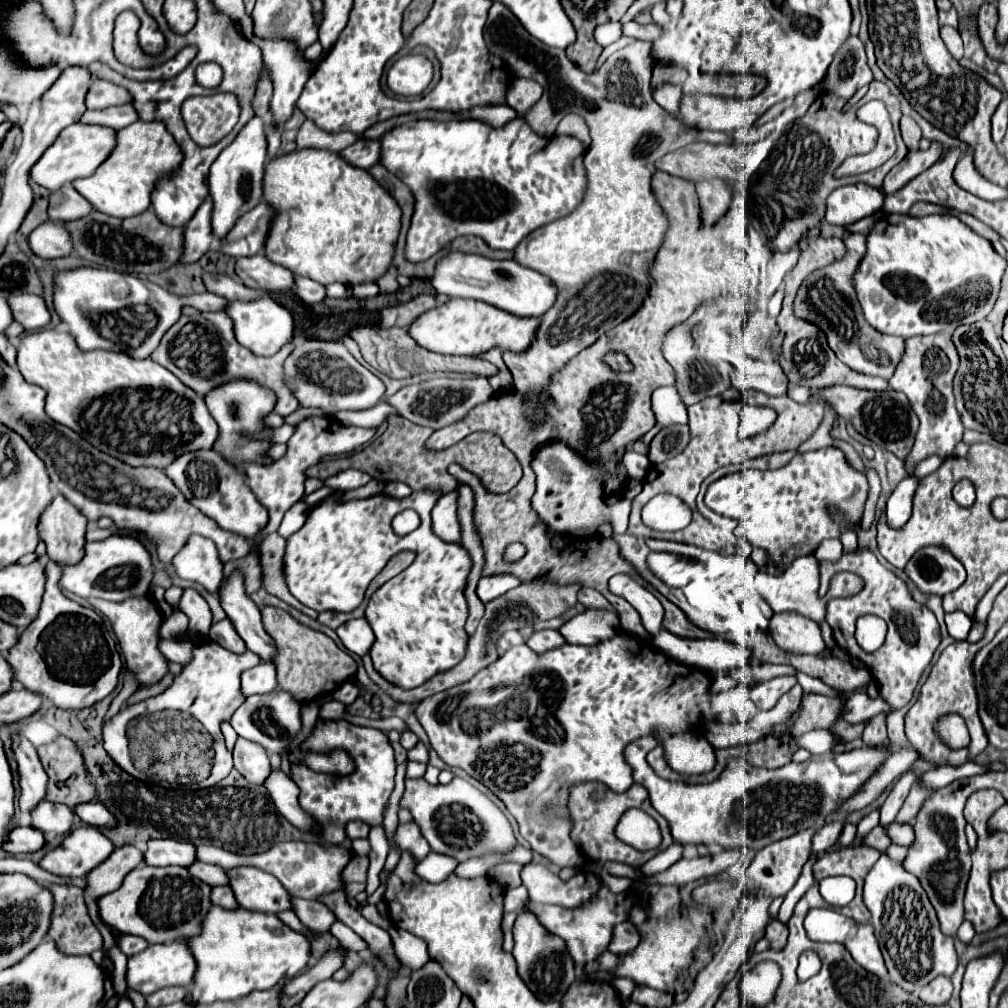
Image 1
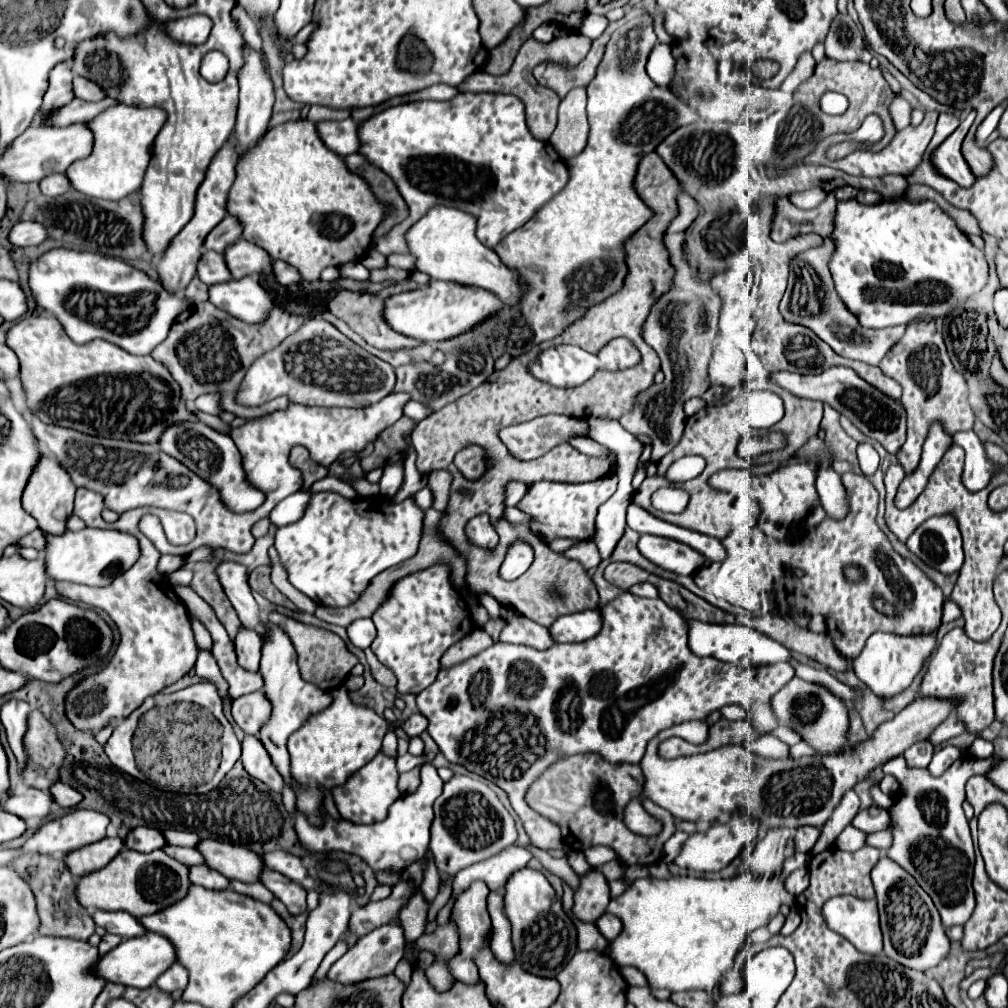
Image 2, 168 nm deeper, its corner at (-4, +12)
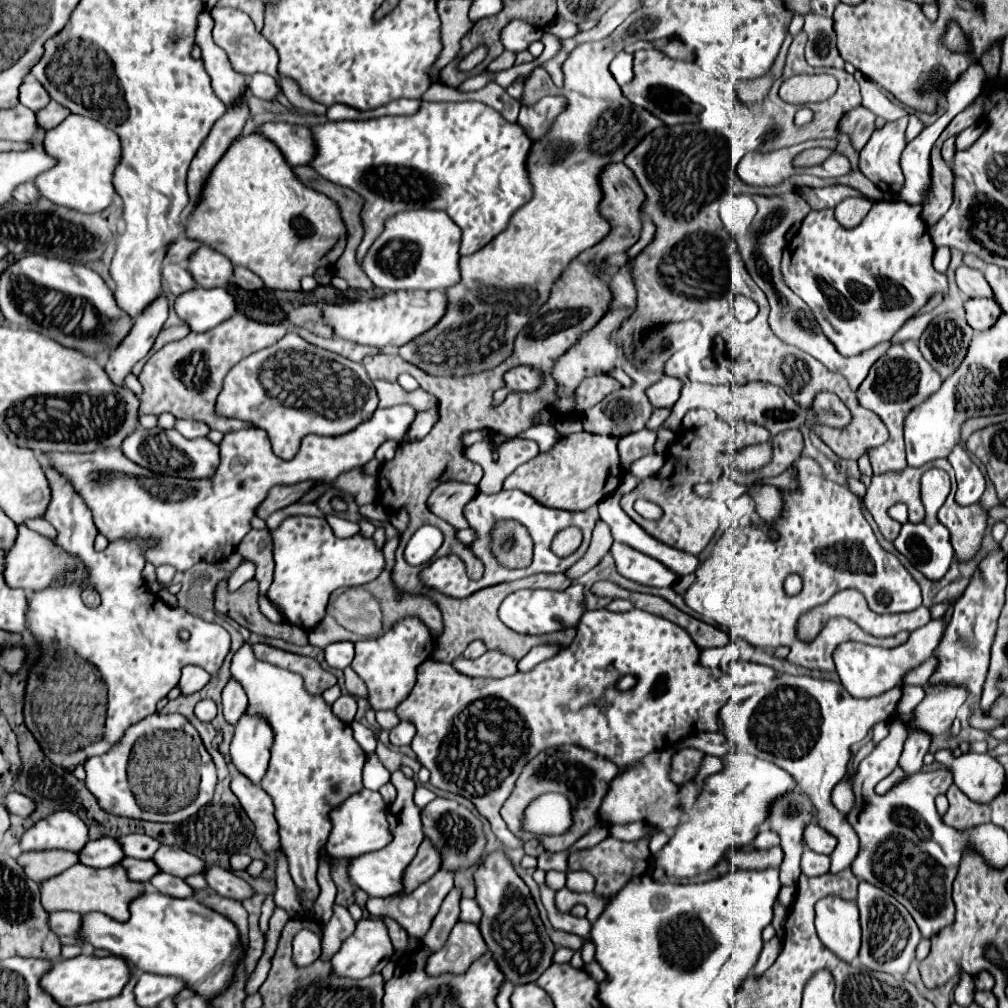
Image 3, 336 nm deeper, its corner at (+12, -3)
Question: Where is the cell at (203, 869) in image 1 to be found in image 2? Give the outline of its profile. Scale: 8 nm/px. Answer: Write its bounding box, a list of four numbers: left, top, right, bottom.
[162,846,204,866]

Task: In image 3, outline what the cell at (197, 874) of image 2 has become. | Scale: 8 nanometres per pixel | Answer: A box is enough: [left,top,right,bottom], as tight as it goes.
[150,873,194,897]

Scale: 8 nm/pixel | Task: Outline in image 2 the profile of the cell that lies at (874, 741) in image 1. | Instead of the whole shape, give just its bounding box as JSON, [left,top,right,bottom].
[854,632,936,700]

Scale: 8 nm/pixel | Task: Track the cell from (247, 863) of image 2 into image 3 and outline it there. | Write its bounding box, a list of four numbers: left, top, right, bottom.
[152,845,208,879]

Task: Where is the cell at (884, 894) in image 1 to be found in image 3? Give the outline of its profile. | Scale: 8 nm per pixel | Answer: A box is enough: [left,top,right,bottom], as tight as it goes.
[858,881,922,975]

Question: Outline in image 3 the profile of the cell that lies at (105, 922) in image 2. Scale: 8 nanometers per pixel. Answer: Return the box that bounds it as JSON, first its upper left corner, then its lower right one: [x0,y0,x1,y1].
[48,911,82,937]

